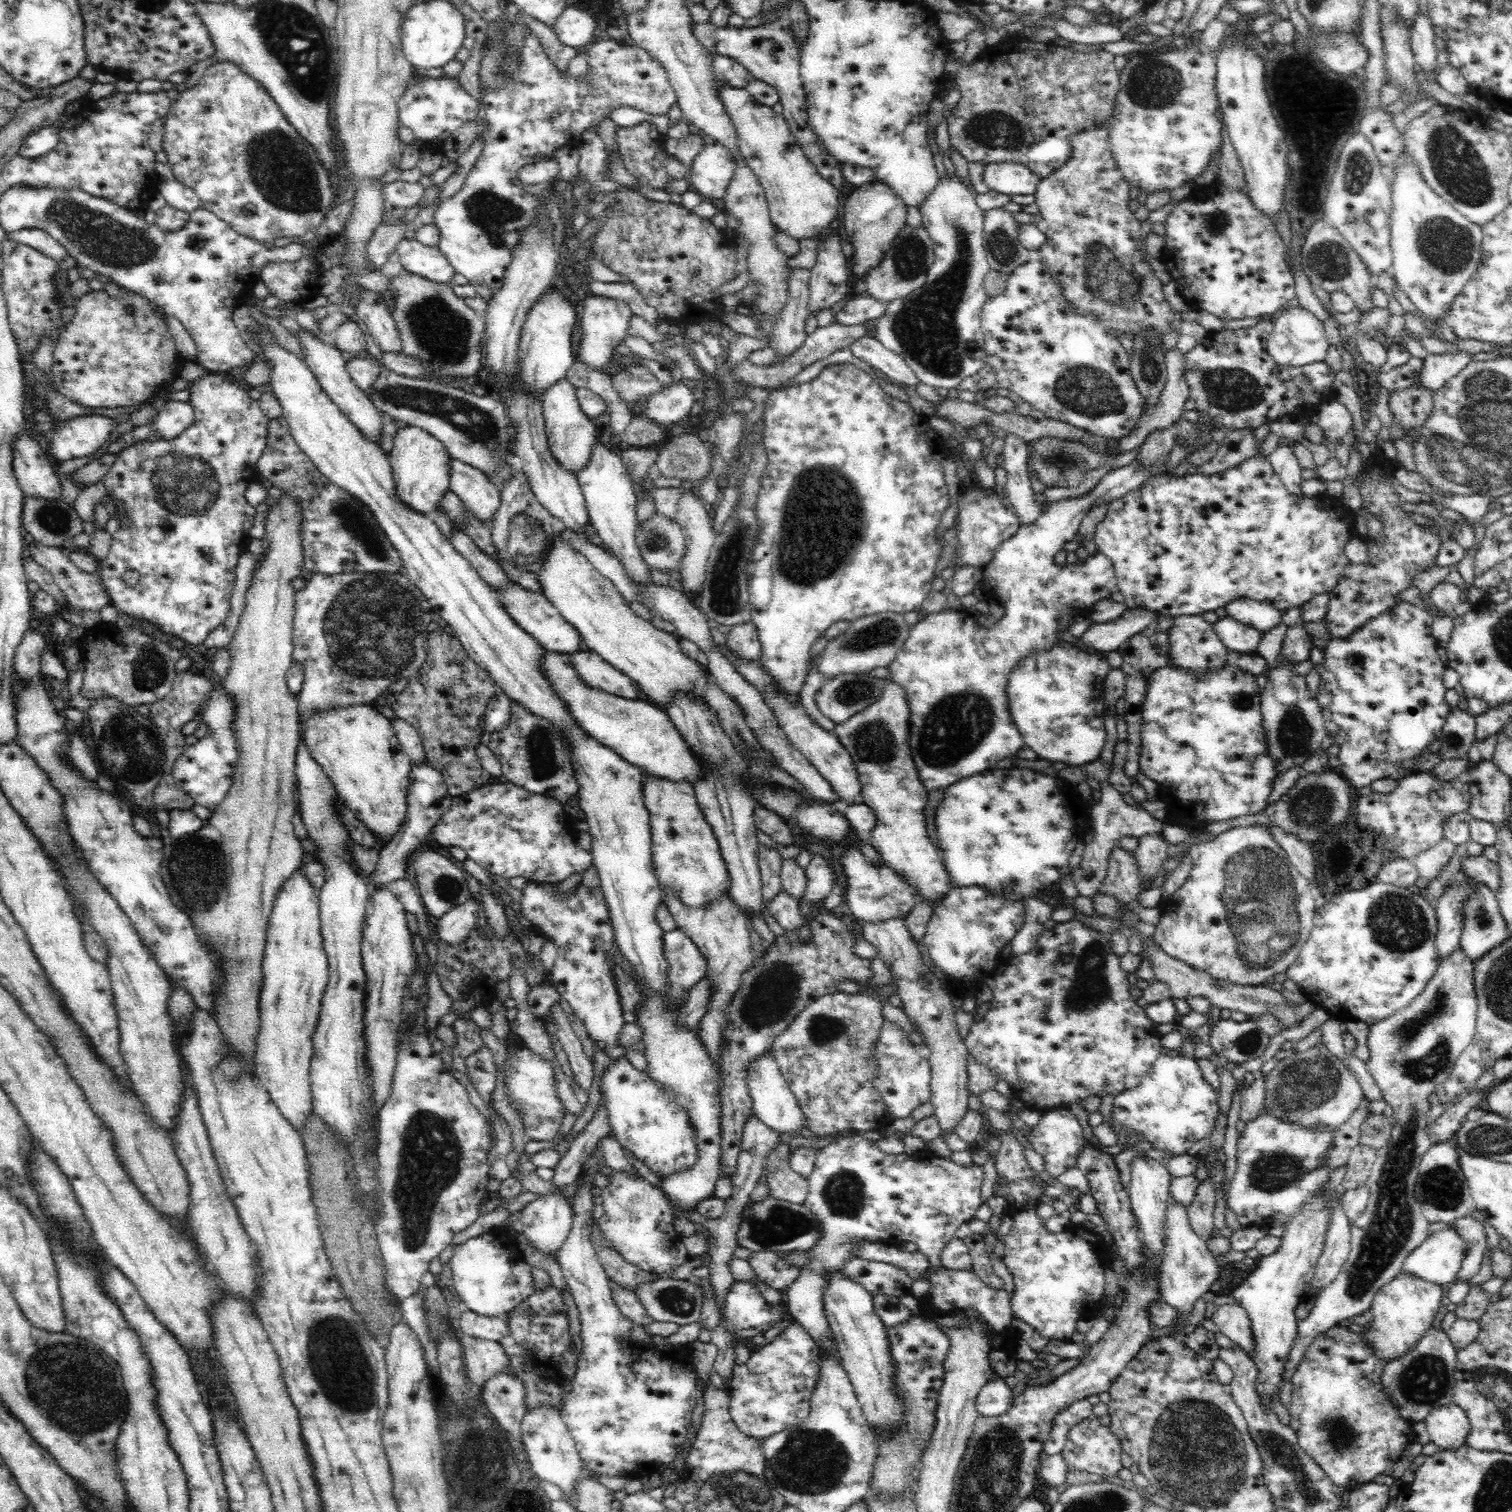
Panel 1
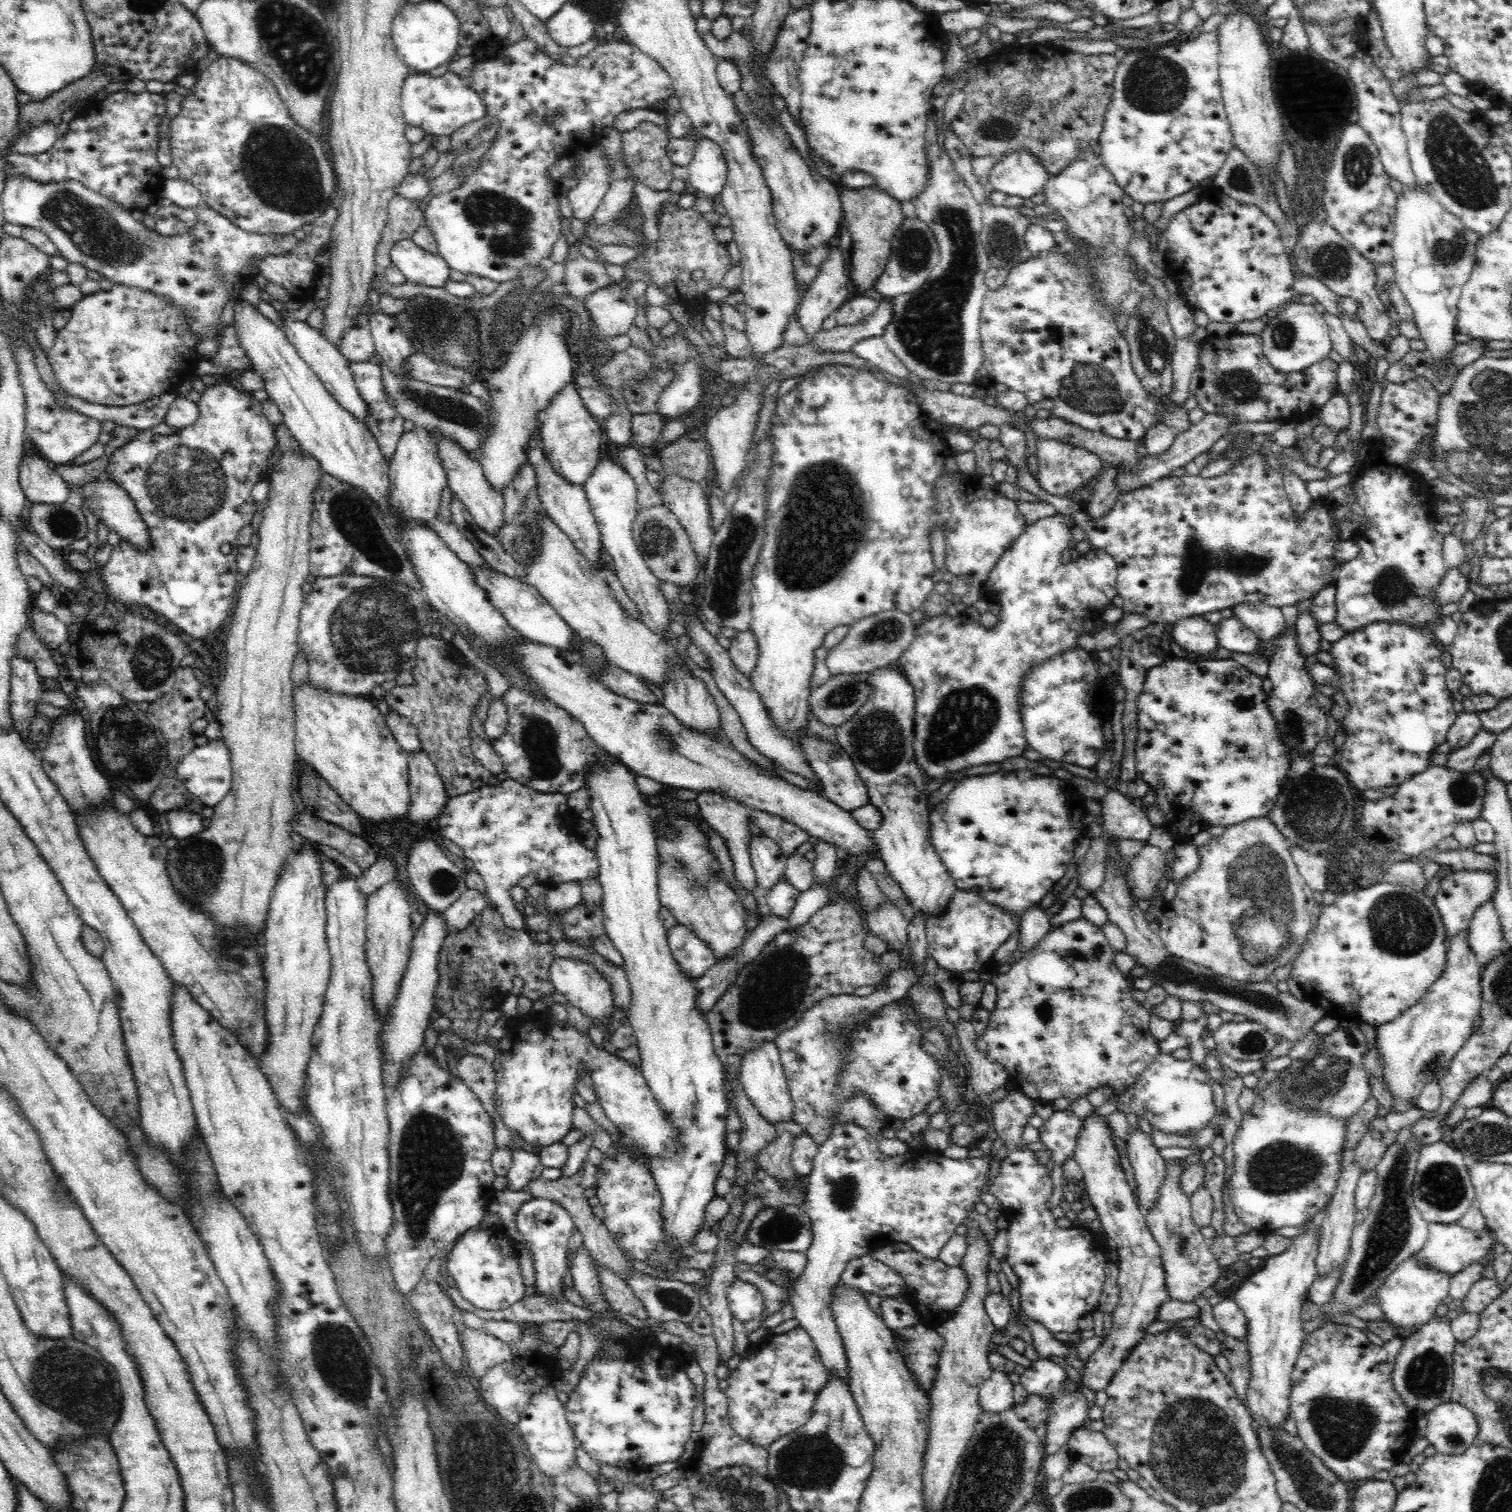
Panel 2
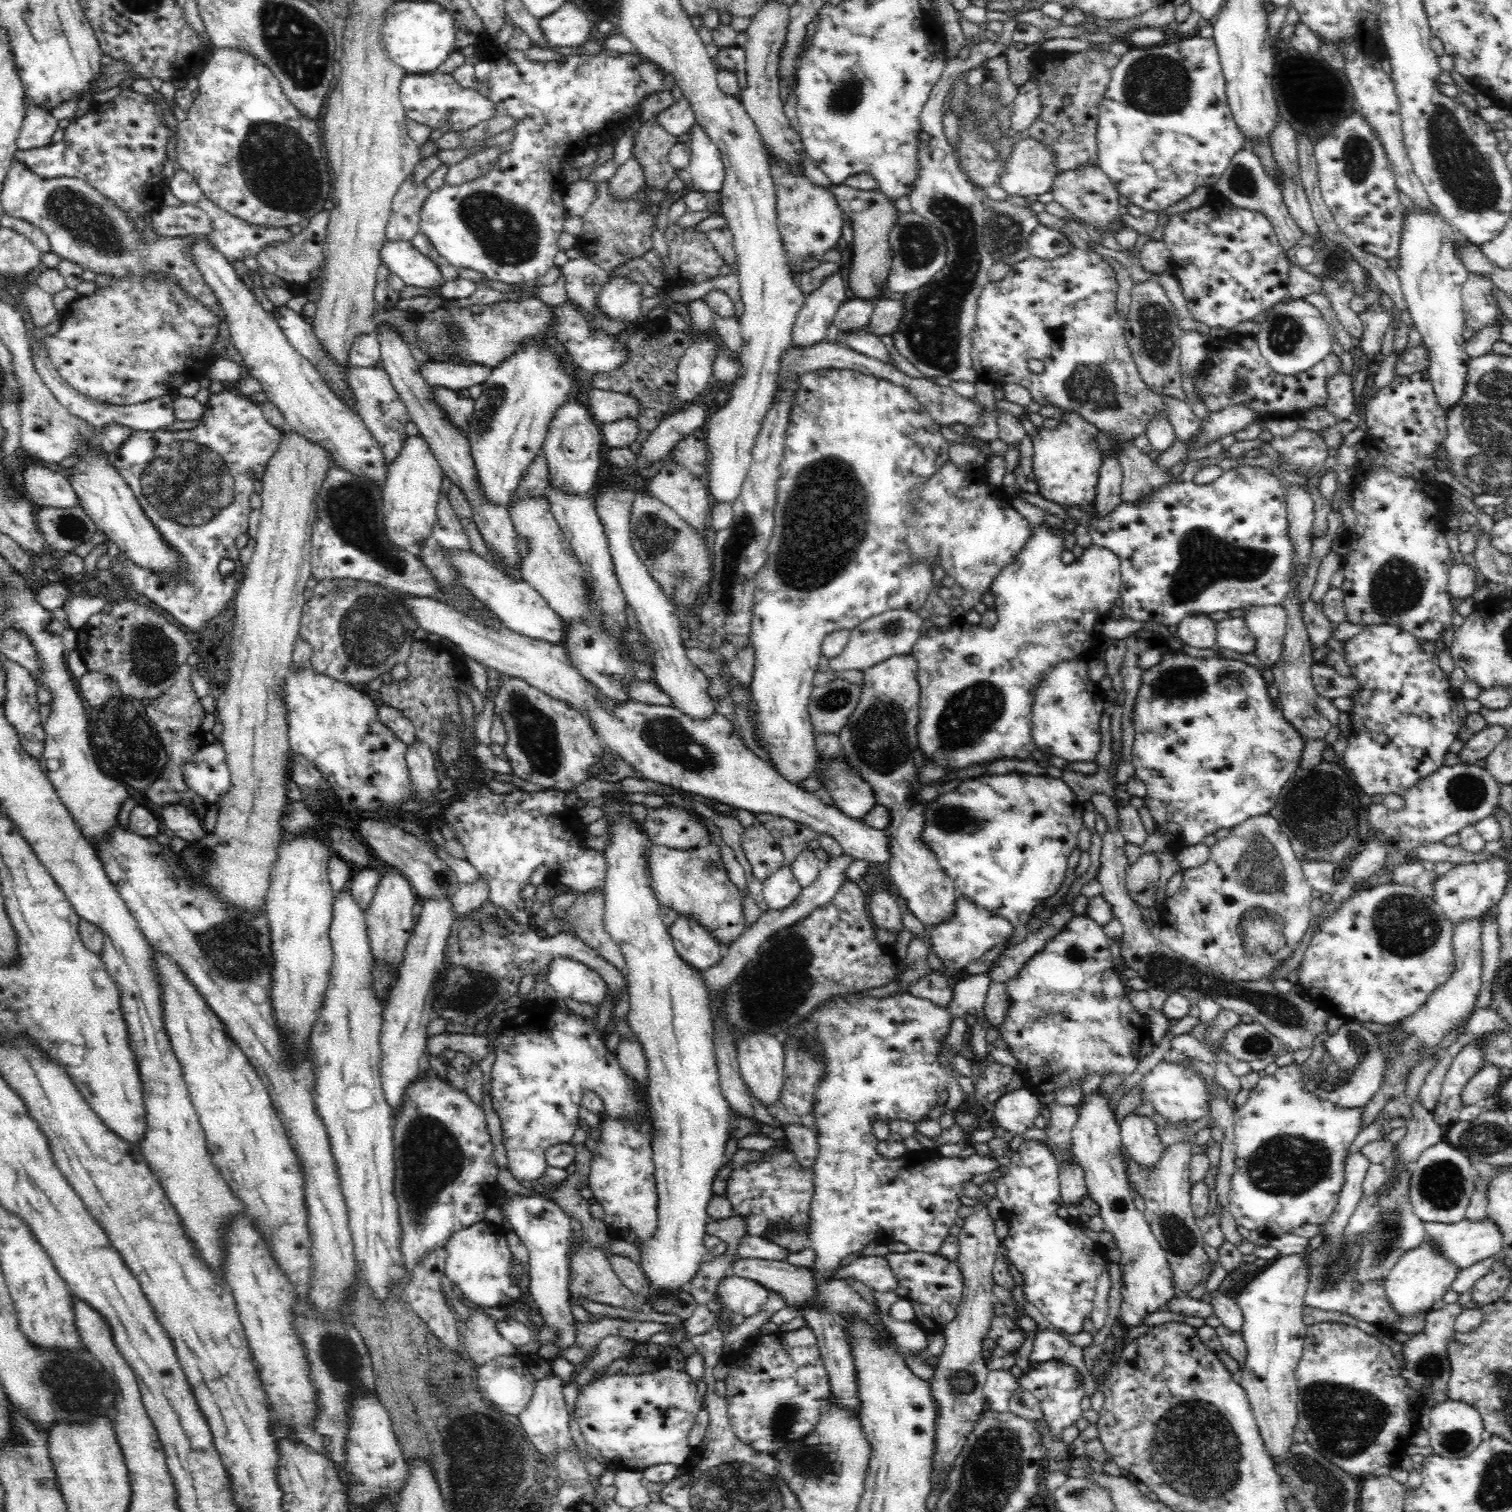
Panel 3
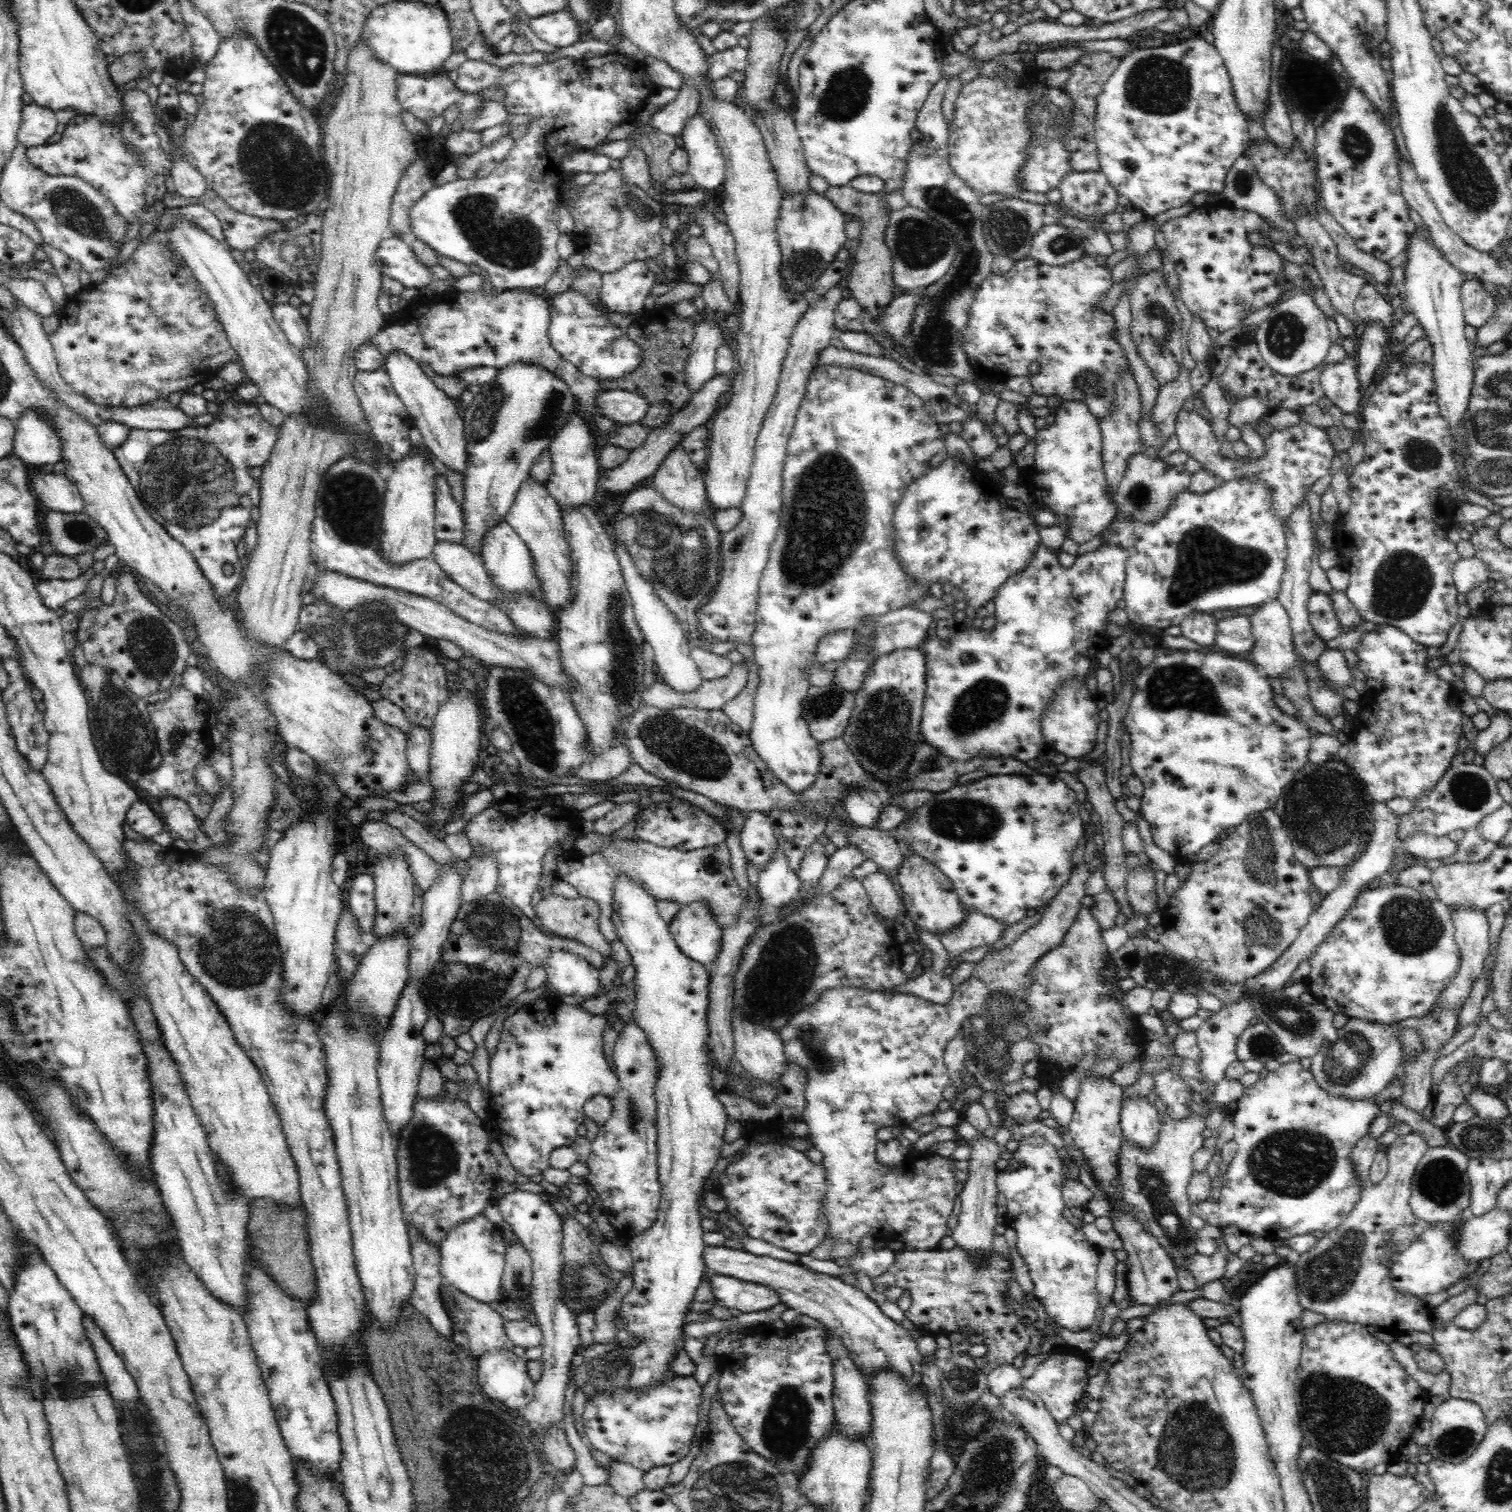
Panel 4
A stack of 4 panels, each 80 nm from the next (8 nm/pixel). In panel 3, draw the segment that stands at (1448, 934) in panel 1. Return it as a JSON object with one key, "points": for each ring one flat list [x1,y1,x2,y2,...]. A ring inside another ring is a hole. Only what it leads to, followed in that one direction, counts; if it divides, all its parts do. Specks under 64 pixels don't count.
{"points":[[1489,855,1487,861,1478,864,1454,865,1454,868,1435,881,1432,895,1436,904,1444,911,1444,917,1452,923,1452,926,1456,926,1465,920,1476,919,1482,912,1486,912,1486,908,1496,905,1500,896,1504,894,1506,880,1508,880,1506,859]]}

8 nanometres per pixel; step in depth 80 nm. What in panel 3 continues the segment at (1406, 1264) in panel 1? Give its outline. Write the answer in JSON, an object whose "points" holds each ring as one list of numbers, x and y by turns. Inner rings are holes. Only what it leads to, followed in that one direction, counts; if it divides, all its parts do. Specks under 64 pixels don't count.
{"points":[[1488,1217,1482,1222,1472,1222,1462,1219,1454,1224,1424,1223,1428,1239,1434,1245,1434,1251,1440,1253,1448,1263,1452,1263,1457,1270,1469,1268,1472,1264,1492,1256,1494,1252,1502,1249,1502,1235,1498,1232,1496,1224]]}

